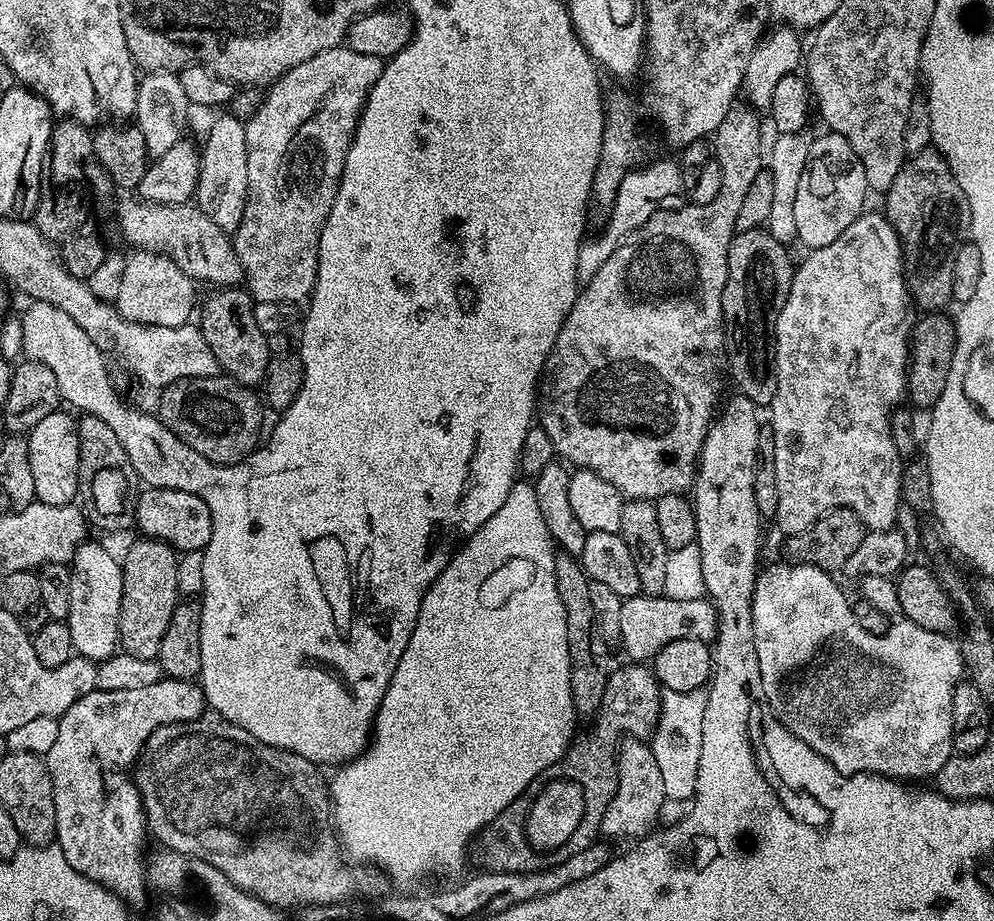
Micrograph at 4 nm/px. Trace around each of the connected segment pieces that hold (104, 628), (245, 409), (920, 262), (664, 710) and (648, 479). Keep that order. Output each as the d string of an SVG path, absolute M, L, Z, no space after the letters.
M85 542L70 561L70 614L66 623L70 626L70 638L74 638L75 655L86 660L99 662L115 656L120 643L120 611L122 610L122 578L124 570L119 559L116 560L100 544Z
M227 374L185 376L172 384L167 384L159 393L158 415L174 435L182 438L182 442L186 442L190 450L198 450L202 458L213 460L215 464L237 464L246 459L250 453L255 452L262 440L260 436L262 400L257 393L255 396L252 392L255 391L251 387L238 383Z
M925 150L919 152L916 156L908 156L907 159L905 159L898 178L894 178L894 182L888 188L883 200L885 208L883 208L883 211L886 213L888 220L892 223L892 229L900 236L900 243L904 249L904 275L908 282L908 291L912 293L913 305L915 305L917 309L924 308L920 310L943 309L945 307L943 304L946 302L949 303L949 301L952 300L952 261L950 257L957 245L961 243L962 237L960 237L960 235L962 235L963 232L965 235L966 229L970 224L970 206L968 205L966 194L962 194L962 186L958 186L954 174L950 170L950 166L944 161L944 157L940 155L939 151Z
M695 688L689 692L665 691L660 697L660 720L656 724L656 731L651 733L650 747L654 758L658 762L658 770L662 773L662 790L669 801L691 801L696 795L698 782L698 754L702 742L702 714L706 714L707 691L704 688Z
M729 114L729 116L716 127L714 133L714 139L716 139L716 152L714 148L714 158L722 166L722 186L718 190L718 198L714 198L714 202L706 202L705 204L693 204L688 202L685 203L682 208L670 208L655 212L646 223L642 226L638 226L632 233L625 236L624 239L621 240L619 246L614 250L614 254L610 254L610 258L606 258L606 262L602 262L598 274L594 274L594 278L590 278L583 287L579 289L574 306L570 310L570 314L566 318L566 322L562 326L562 330L558 334L558 338L554 342L550 354L546 358L543 372L540 373L540 383L538 385L538 424L539 427L546 430L546 434L552 443L553 453L555 453L561 461L567 462L569 465L576 464L572 466L575 466L577 469L585 468L594 474L598 474L602 478L606 478L606 482L610 482L614 485L614 487L619 490L621 496L630 500L655 501L658 496L665 496L671 492L684 494L693 487L696 478L696 470L700 462L700 448L704 444L708 428L713 422L714 413L717 411L718 403L716 404L716 399L720 396L720 387L723 386L724 380L726 384L726 368L724 372L724 360L726 364L726 341L724 338L724 307L722 306L722 294L726 286L726 278L728 277L728 251L732 245L733 235L737 231L736 219L738 218L738 210L742 210L742 201L746 198L746 190L750 190L750 182L754 182L754 178L762 171L762 156L760 160L760 124L752 116L736 115L737 114Z

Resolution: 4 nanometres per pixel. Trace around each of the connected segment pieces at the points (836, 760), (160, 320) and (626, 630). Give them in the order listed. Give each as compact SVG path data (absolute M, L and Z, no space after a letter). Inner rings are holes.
M772 564L756 577L756 589L752 595L752 621L754 622L754 650L758 654L758 674L762 674L764 701L772 707L772 712L799 740L806 742L822 758L826 758L839 772L872 772L875 776L891 776L901 782L920 782L923 776L935 777L942 766L954 755L952 746L952 695L956 685L965 679L966 671L959 643L951 635L926 630L917 624L893 623L886 634L875 636L866 634L858 626L853 605L848 605L844 592L835 584L833 573L823 572L809 564Z
M136 250L131 254L133 256L129 255L126 259L122 287L118 289L118 298L114 301L114 307L121 316L138 324L161 324L171 328L189 323L198 304L197 285L192 277L187 276L172 259L161 252Z
M629 596L624 600L622 606L622 626L620 627L619 647L624 647L627 659L632 662L648 662L652 657L662 650L662 646L668 646L670 642L681 640L682 638L694 638L705 642L715 641L716 638L716 607L712 601L699 596L698 598L670 598L669 596Z

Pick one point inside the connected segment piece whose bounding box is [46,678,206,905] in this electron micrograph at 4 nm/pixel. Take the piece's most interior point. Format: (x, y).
(100, 825)

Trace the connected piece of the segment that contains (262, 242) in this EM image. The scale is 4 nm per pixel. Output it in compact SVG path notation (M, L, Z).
M347 46L331 48L322 54L318 54L313 60L307 60L298 66L294 66L294 70L290 70L285 76L281 76L267 89L269 92L262 96L262 99L257 103L254 115L247 117L244 129L246 130L246 154L248 155L246 158L248 201L246 202L246 210L242 214L242 222L236 227L234 243L238 258L242 262L246 287L251 292L253 301L290 303L301 302L300 300L307 301L311 297L312 287L316 281L318 246L320 245L322 226L326 226L328 207L336 196L336 186L340 182L348 147L352 145L352 135L356 133L356 124L360 120L360 112L364 109L364 104L368 100L374 82L378 82L384 65L385 61L374 58L370 54L358 54Z

